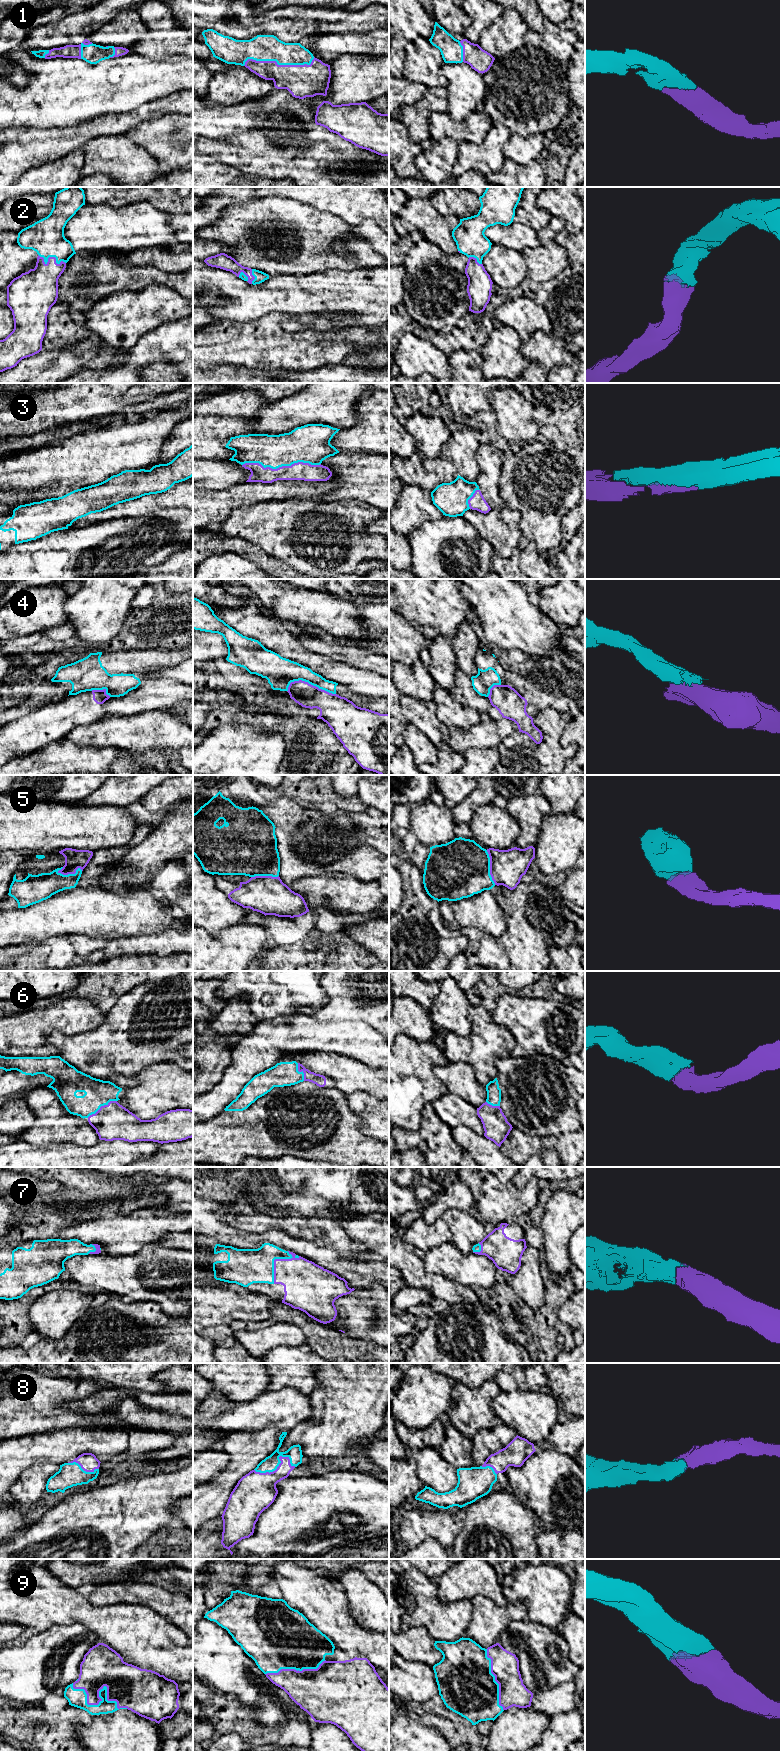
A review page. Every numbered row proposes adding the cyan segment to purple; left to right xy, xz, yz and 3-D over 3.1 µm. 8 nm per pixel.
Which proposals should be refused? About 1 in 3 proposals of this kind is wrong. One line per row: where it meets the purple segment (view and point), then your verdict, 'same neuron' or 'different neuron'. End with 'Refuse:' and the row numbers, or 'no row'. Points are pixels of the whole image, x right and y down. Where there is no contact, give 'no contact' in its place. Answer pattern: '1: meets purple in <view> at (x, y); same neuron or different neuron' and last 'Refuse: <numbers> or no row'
1: meets purple in xz at (279, 65); same neuron
2: meets purple in xy at (51, 257); same neuron
3: meets purple in xz at (282, 466); same neuron
4: meets purple in xz at (310, 684); different neuron
5: meets purple in yz at (490, 867); same neuron
6: meets purple in xy at (101, 1106); same neuron
7: meets purple in xz at (275, 1259); same neuron
8: meets purple in xz at (279, 1464); same neuron
9: meets purple in xy at (98, 1695); same neuron
Refuse: 4

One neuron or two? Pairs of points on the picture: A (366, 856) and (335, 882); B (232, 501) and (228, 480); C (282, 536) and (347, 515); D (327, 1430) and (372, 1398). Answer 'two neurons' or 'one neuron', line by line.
A: two neurons
B: two neurons
C: one neuron
D: one neuron

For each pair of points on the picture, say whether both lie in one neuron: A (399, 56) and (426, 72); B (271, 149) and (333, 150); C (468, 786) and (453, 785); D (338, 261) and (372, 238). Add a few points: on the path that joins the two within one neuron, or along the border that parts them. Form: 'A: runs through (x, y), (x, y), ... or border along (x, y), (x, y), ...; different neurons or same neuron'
A: border along (415, 39), (406, 43), (405, 60), (403, 62); different neurons
B: runs through (286, 153), (318, 153); same neuron
C: runs through (464, 786), (457, 786); same neuron
D: border along (357, 237), (346, 243), (354, 259), (333, 251); different neurons

